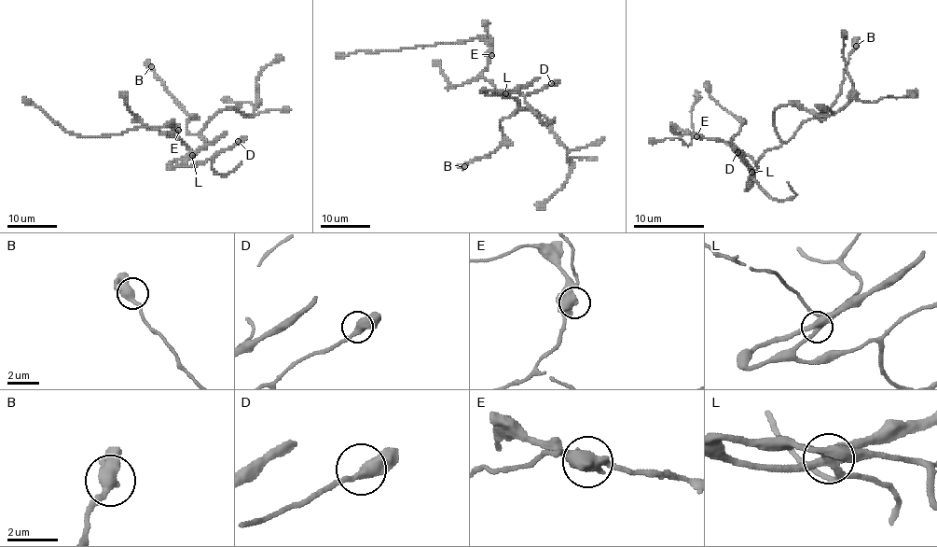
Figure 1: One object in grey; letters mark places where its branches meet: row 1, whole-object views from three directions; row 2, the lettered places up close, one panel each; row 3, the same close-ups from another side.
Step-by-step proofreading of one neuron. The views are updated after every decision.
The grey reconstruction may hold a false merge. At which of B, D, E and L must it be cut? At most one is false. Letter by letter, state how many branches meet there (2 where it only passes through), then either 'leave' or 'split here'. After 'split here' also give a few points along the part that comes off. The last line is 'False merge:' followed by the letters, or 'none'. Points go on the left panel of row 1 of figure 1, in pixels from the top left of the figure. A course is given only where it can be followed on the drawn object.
B: 2 branches meet; leave
D: 2 branches meet; leave
E: 3 branches meet; leave
L: 5 branches meet; leave
False merge: none

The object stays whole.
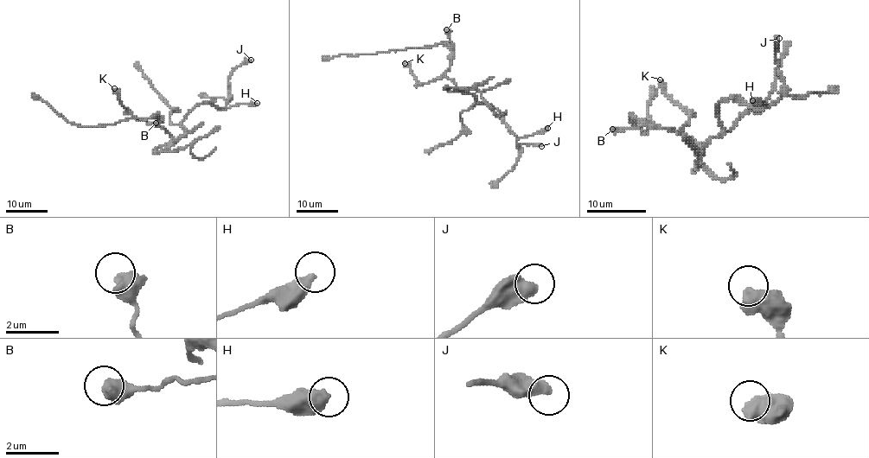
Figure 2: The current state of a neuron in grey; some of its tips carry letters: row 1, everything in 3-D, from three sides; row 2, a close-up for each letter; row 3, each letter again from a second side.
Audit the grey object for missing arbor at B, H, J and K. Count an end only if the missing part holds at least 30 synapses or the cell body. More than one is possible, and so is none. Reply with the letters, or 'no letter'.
no letter

